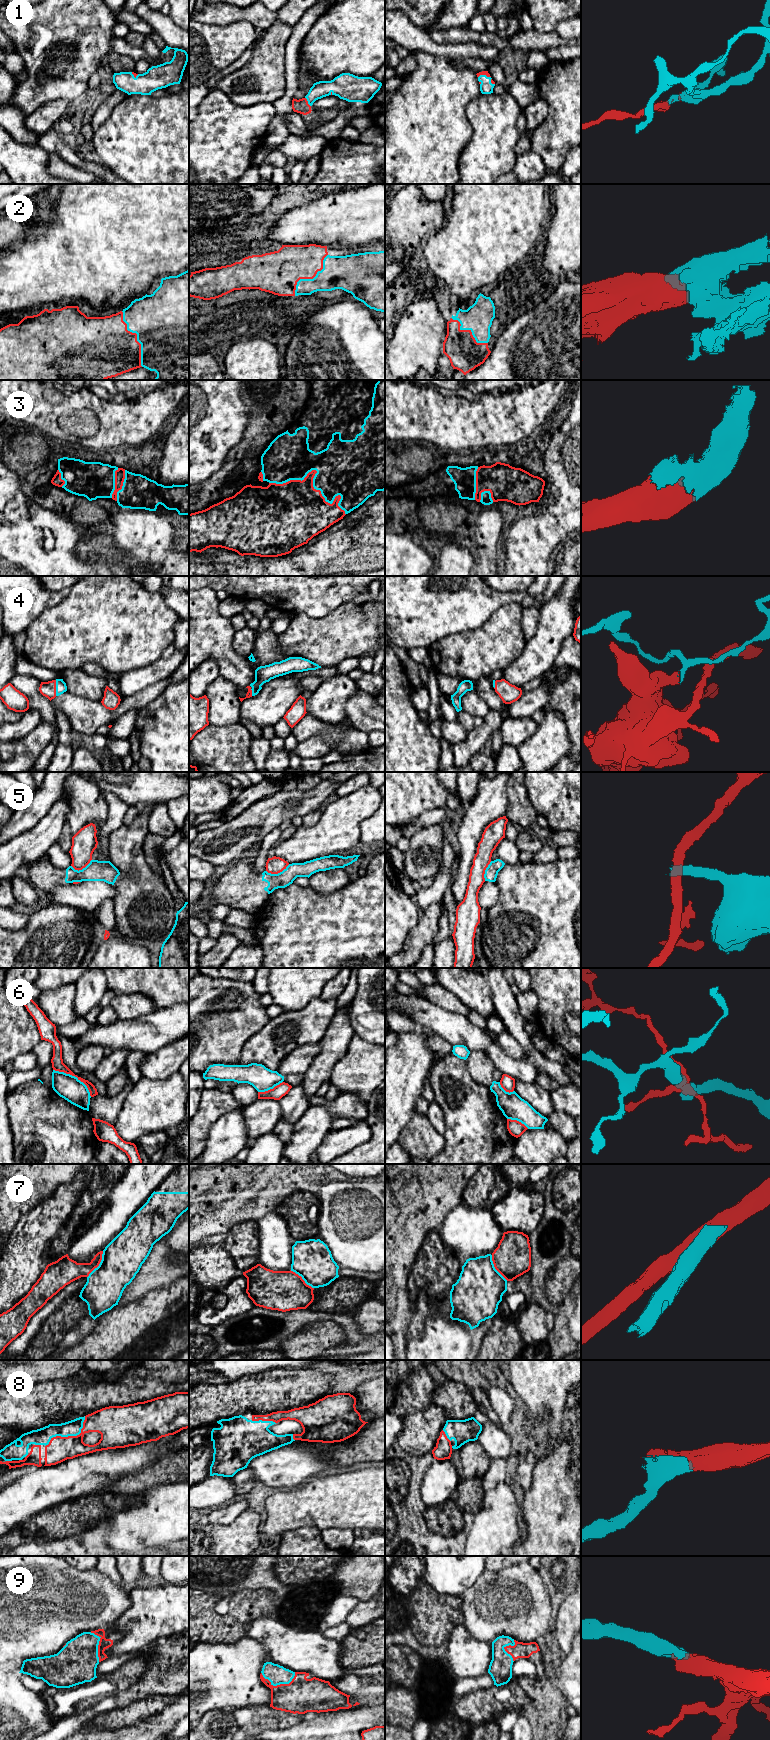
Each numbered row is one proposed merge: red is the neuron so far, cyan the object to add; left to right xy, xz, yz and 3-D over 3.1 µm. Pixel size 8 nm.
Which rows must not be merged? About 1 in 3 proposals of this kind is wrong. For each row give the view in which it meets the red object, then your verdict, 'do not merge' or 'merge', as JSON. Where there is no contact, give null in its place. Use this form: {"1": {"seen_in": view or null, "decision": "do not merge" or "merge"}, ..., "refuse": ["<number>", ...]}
{"1": {"seen_in": "xz", "decision": "merge"}, "2": {"seen_in": "xy", "decision": "merge"}, "3": {"seen_in": "xz", "decision": "merge"}, "4": {"seen_in": "xy", "decision": "merge"}, "5": {"seen_in": "xz", "decision": "do not merge"}, "6": {"seen_in": "xy", "decision": "do not merge"}, "7": {"seen_in": "xy", "decision": "do not merge"}, "8": {"seen_in": "xy", "decision": "merge"}, "9": {"seen_in": "xz", "decision": "merge"}, "refuse": ["5", "6", "7"]}

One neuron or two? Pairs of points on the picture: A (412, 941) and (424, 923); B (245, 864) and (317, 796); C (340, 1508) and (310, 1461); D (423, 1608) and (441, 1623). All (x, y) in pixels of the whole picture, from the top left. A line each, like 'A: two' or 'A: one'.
A: one
B: two
C: two
D: one

